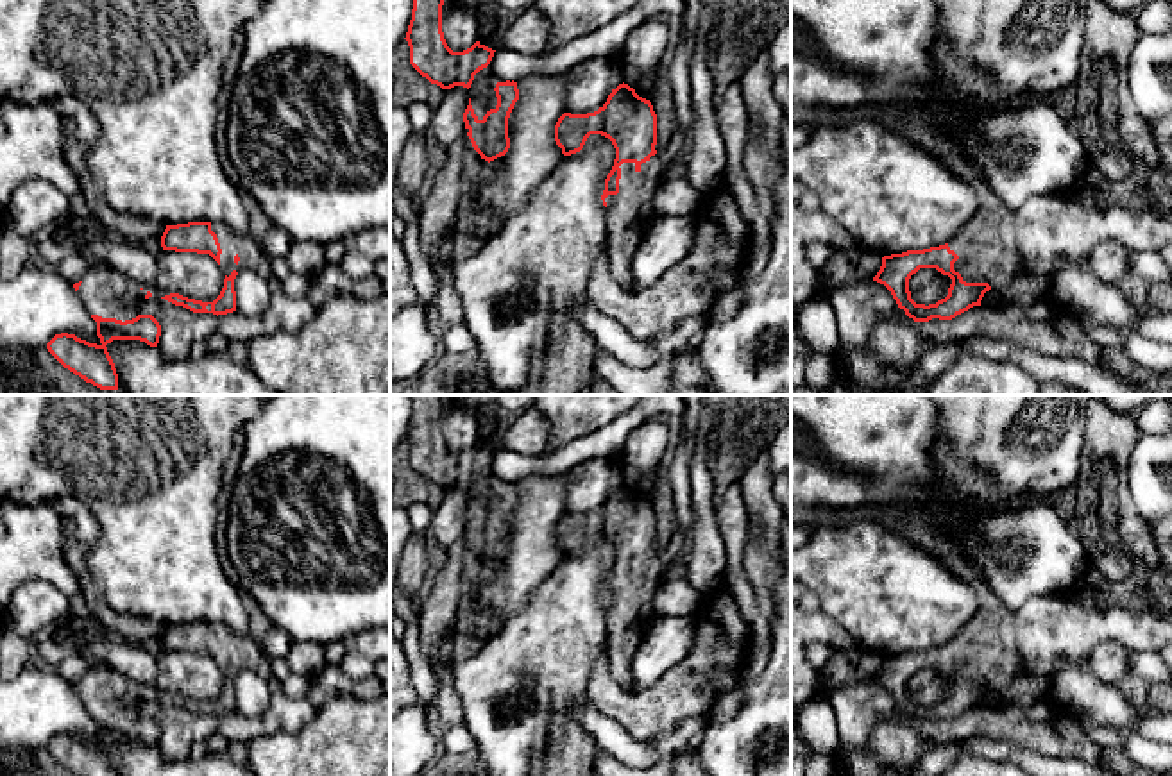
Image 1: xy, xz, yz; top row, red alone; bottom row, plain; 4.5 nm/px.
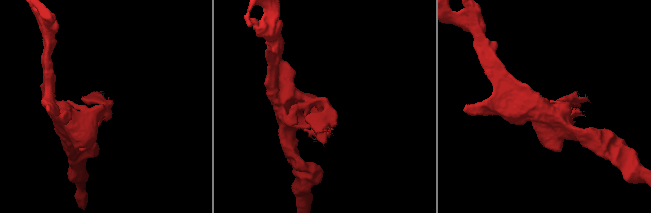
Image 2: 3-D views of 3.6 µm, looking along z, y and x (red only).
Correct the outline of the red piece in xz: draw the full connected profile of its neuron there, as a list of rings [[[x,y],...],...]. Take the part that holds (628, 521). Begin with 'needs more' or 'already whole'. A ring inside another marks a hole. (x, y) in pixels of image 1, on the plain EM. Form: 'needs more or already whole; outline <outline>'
needs more; outline [[[619,485],[594,513],[564,513],[555,526],[555,542],[564,556],[583,549],[590,535],[608,538],[616,560],[601,595],[607,608],[607,660],[616,683],[633,690],[632,660],[653,619],[653,597],[660,588],[657,558],[657,515],[650,501],[628,485]]]

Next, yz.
needs more; outline [[[1068,594],[1031,597],[1016,610],[1004,606],[977,610],[950,644],[923,651],[907,651],[882,658],[873,681],[884,685],[898,708],[914,722],[932,719],[952,721],[973,706],[981,706],[986,692],[1004,699],[1007,708],[1031,708],[1050,701],[1050,678],[1061,665],[1081,665],[1102,642],[1118,642],[1129,651],[1158,653],[1172,642],[1172,620],[1149,610],[1133,612],[1113,603],[1088,604]],[[920,669],[936,669],[952,679],[948,696],[936,704],[916,704],[911,699],[909,679]]]

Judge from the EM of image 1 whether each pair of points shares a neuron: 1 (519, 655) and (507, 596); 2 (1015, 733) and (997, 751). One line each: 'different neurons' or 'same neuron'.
1: different neurons
2: different neurons

